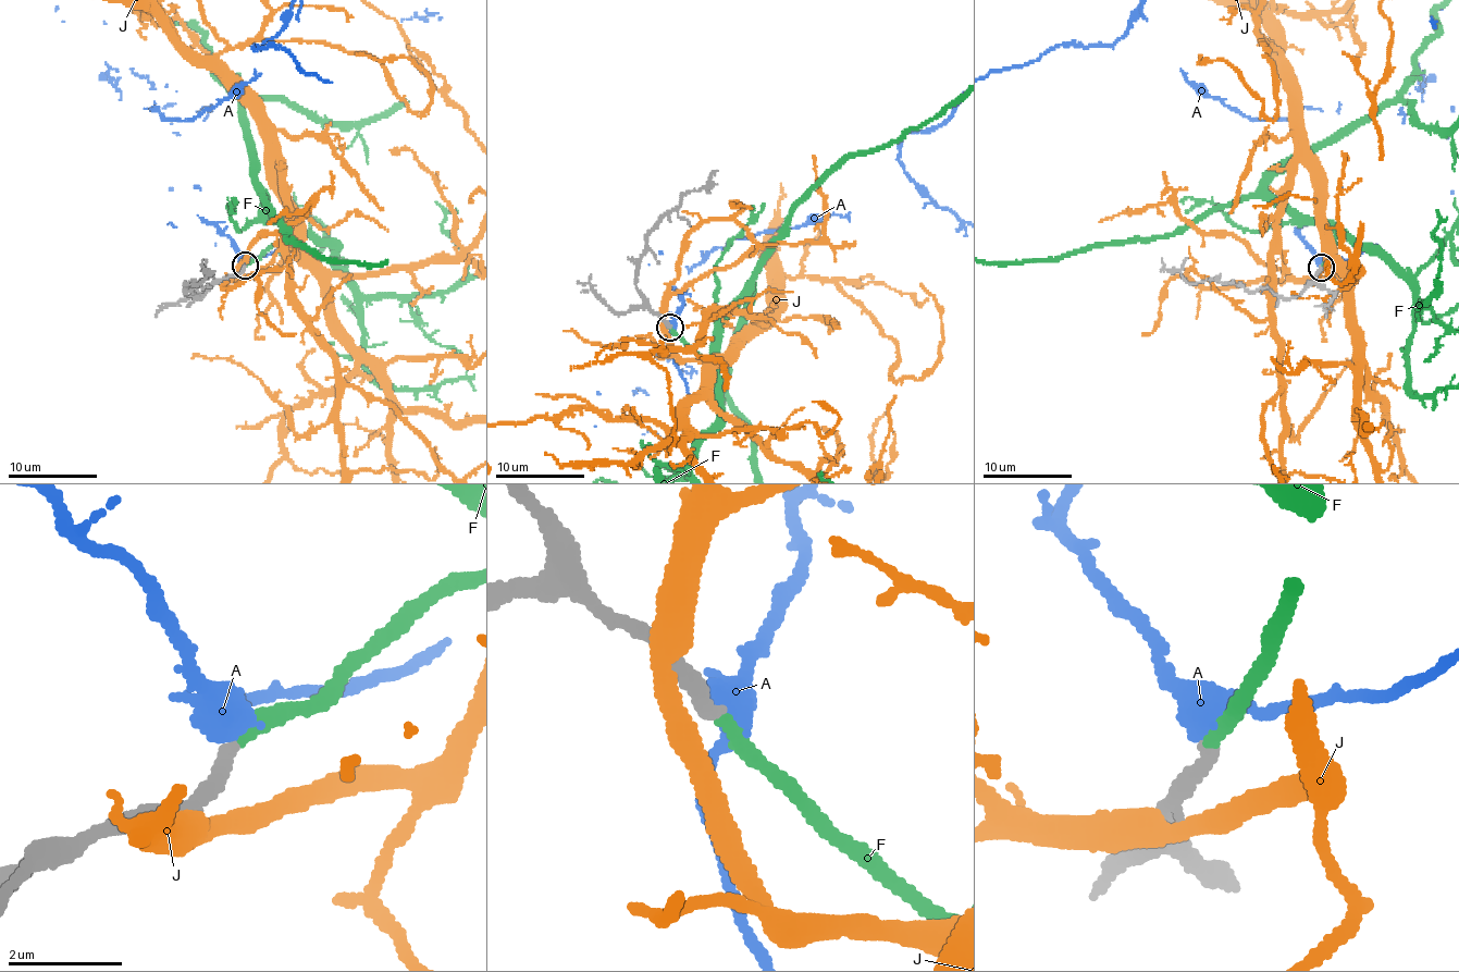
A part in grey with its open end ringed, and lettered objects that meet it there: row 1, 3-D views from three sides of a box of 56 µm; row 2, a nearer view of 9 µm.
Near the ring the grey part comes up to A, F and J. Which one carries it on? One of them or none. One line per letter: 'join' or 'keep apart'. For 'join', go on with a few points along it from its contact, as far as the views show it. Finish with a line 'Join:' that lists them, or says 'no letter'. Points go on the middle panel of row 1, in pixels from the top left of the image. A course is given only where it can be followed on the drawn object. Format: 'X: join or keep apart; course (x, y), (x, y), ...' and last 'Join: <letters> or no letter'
A: keep apart
F: join
J: keep apart
Join: F

